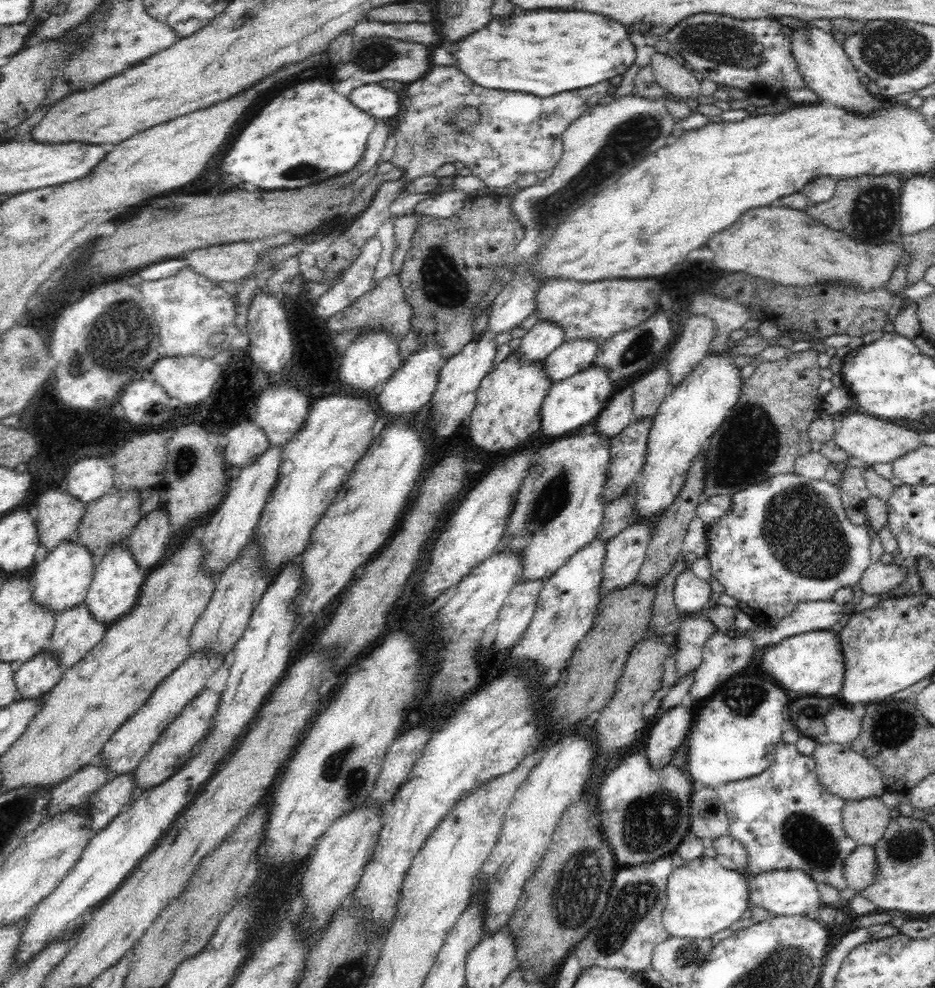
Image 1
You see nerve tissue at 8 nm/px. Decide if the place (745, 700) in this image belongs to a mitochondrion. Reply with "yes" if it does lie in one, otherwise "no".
yes

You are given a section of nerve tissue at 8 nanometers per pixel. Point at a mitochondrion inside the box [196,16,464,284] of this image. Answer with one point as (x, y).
(375, 55)

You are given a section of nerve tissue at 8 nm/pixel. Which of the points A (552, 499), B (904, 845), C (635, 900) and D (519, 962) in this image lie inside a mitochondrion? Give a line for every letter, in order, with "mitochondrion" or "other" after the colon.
A: mitochondrion
B: mitochondrion
C: mitochondrion
D: other

